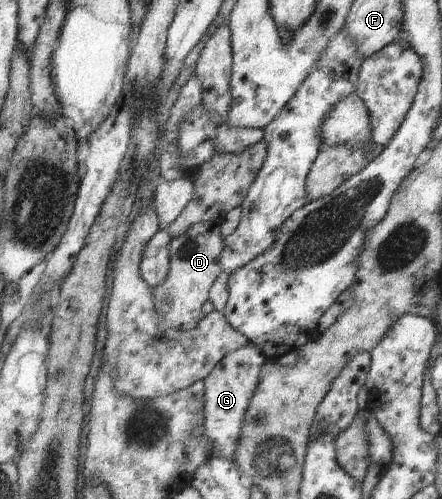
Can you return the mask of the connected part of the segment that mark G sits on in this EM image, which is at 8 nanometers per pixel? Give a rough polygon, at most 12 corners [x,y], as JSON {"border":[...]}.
{"border":[[249,343],[205,379],[211,458],[236,459],[266,355]]}

